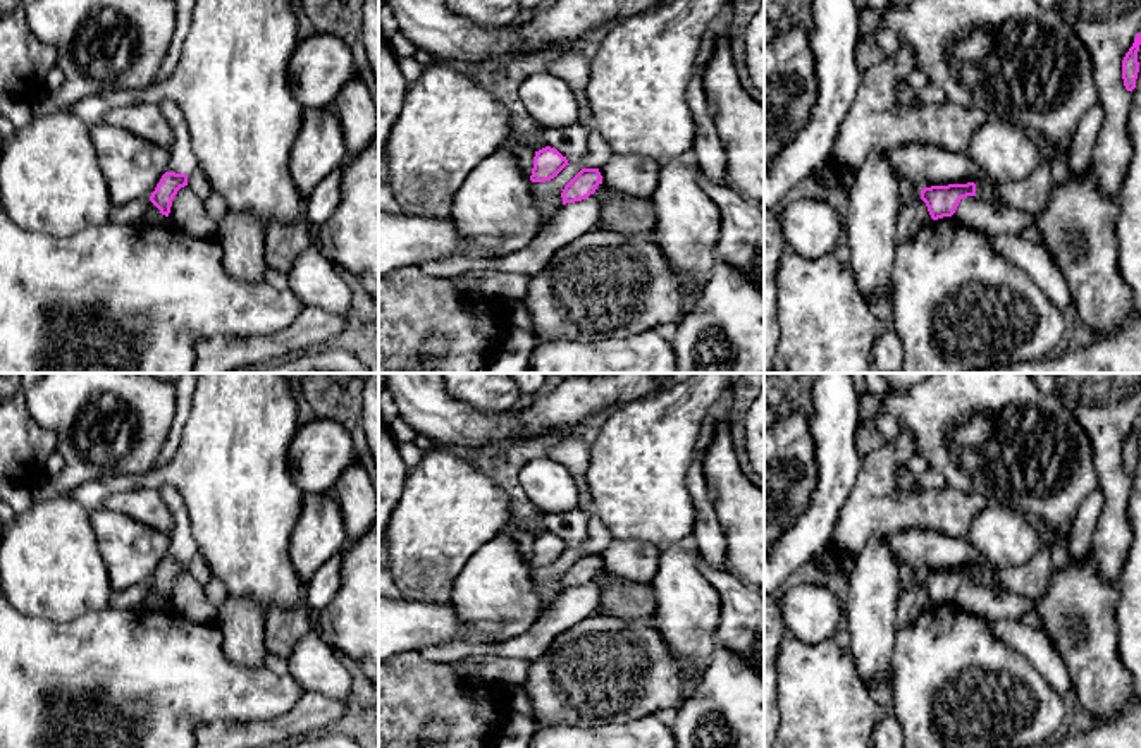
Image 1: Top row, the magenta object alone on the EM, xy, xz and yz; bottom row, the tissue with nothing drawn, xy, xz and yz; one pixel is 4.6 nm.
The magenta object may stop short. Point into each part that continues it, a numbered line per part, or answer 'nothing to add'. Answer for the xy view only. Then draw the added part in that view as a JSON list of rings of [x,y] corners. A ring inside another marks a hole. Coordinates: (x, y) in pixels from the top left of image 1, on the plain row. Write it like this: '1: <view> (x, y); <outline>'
nothing to add

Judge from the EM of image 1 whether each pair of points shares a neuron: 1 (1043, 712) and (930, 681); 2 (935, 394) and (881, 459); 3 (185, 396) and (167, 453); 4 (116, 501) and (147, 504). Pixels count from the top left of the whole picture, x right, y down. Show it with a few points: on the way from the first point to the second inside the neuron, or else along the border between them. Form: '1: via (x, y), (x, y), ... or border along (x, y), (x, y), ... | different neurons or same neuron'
1: via (1026, 680), (1007, 664), (962, 664) | same neuron
2: border along (899, 429), (906, 429), (912, 435), (916, 451) | different neurons
3: via (183, 410), (174, 439) | same neuron
4: via (123, 502), (140, 504) | same neuron

